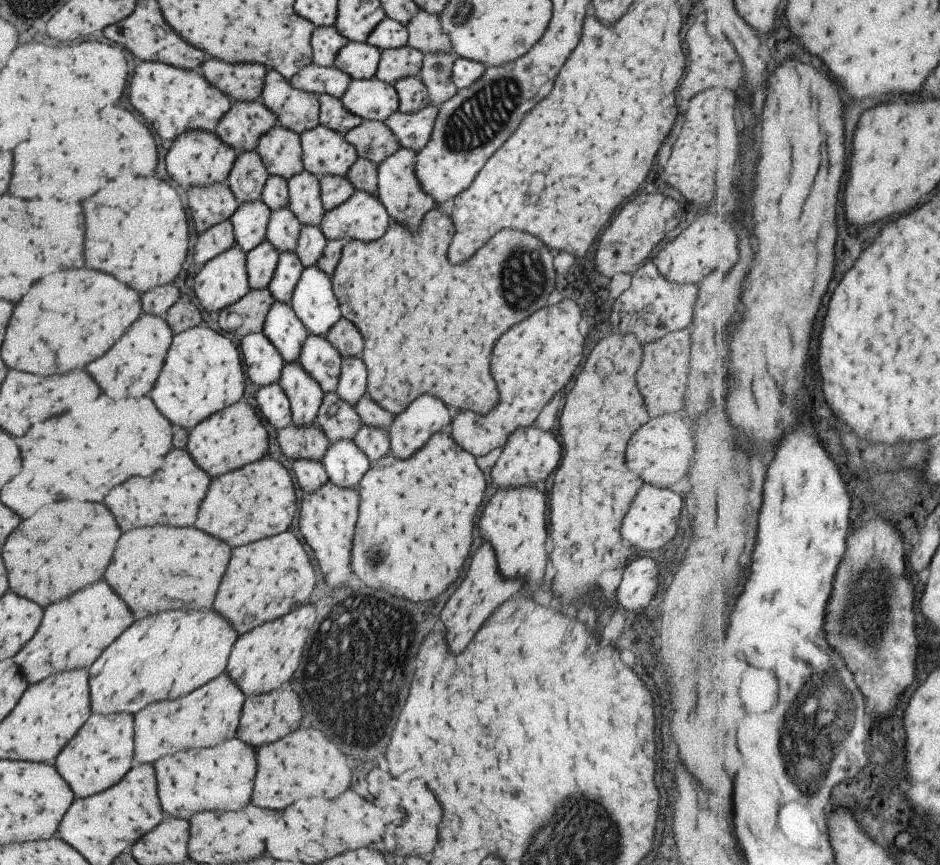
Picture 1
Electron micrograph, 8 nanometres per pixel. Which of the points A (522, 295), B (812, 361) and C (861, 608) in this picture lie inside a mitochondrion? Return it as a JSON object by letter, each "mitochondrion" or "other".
{"A":"mitochondrion","B":"other","C":"mitochondrion"}

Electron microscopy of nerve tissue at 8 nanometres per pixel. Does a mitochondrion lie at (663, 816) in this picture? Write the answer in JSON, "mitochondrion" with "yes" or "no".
{"mitochondrion":"no"}

